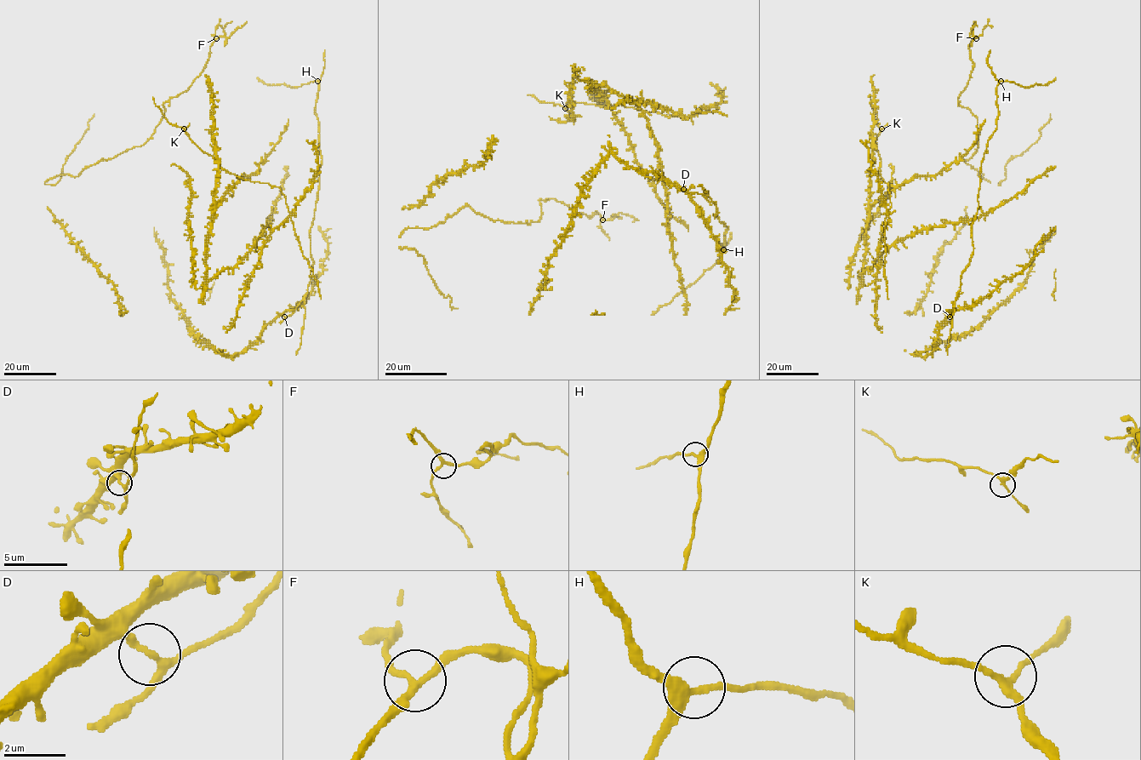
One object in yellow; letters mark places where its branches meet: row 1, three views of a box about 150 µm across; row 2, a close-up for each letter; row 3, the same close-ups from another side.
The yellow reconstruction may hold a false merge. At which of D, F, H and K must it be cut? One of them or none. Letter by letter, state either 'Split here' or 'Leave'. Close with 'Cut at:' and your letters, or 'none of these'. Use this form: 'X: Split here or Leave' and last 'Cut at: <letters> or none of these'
D: Split here
F: Leave
H: Leave
K: Leave
Cut at: D

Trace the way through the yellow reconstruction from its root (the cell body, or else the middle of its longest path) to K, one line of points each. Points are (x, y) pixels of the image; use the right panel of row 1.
K: (976, 141), (939, 173), (904, 181), (870, 208), (871, 165), (880, 160), (875, 140), (881, 128)

